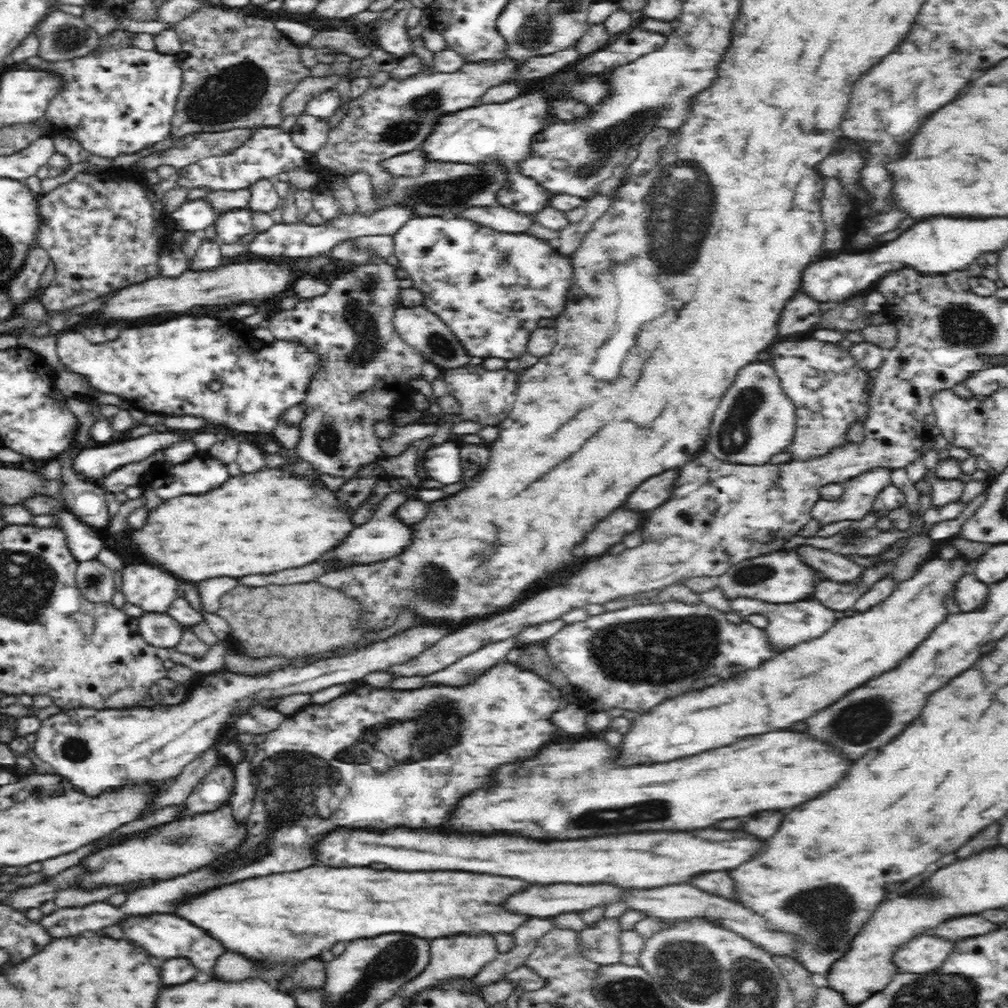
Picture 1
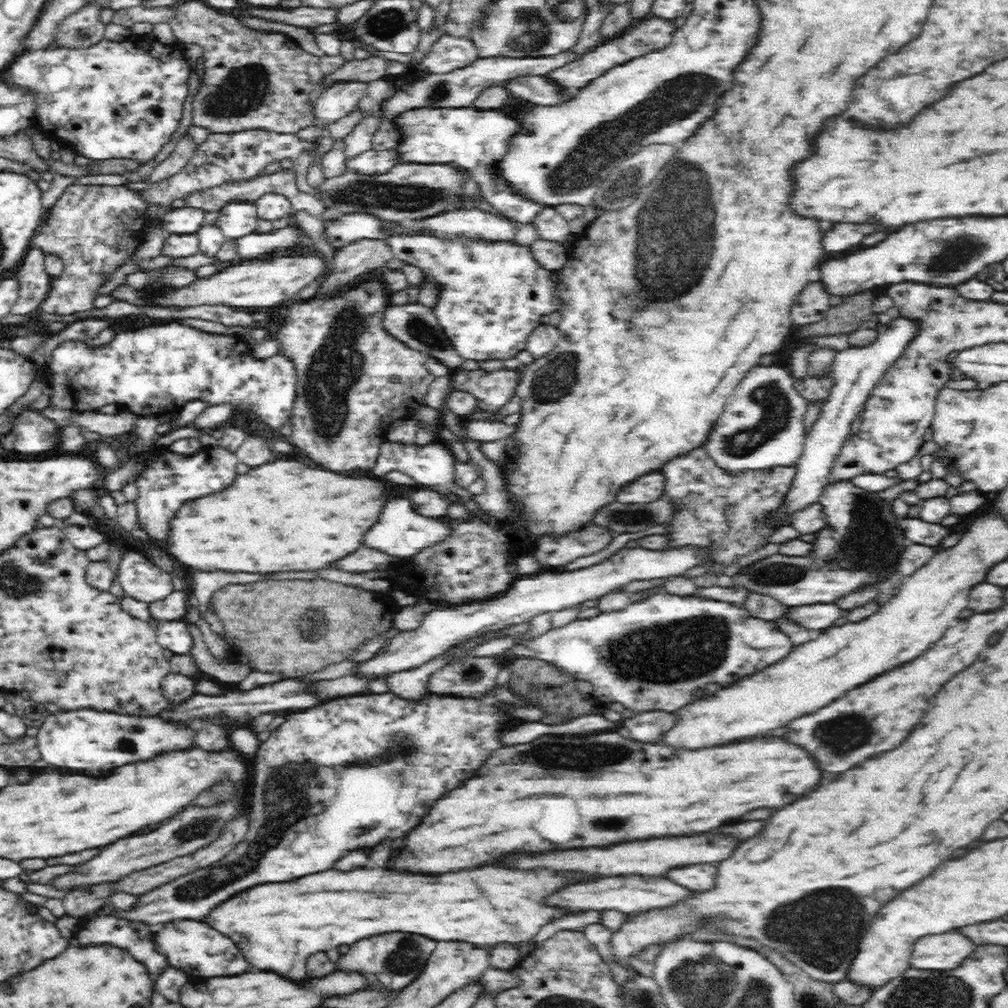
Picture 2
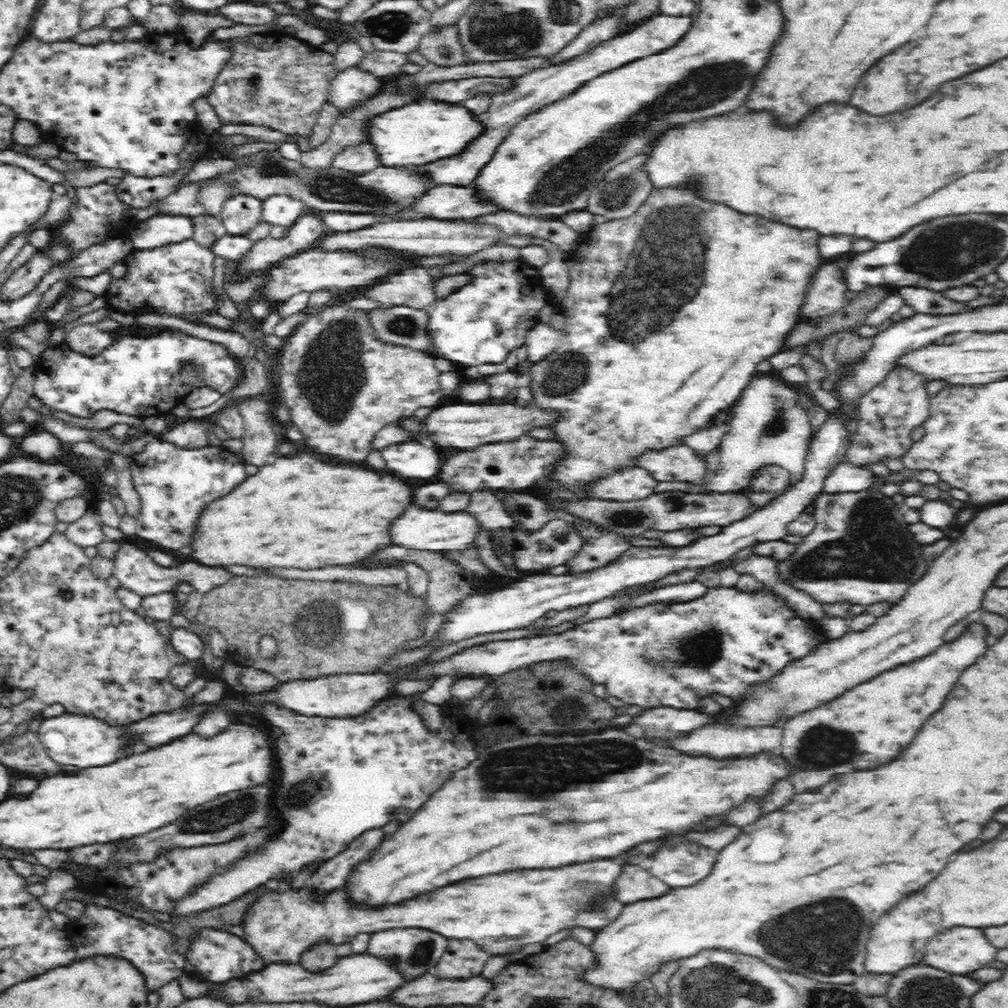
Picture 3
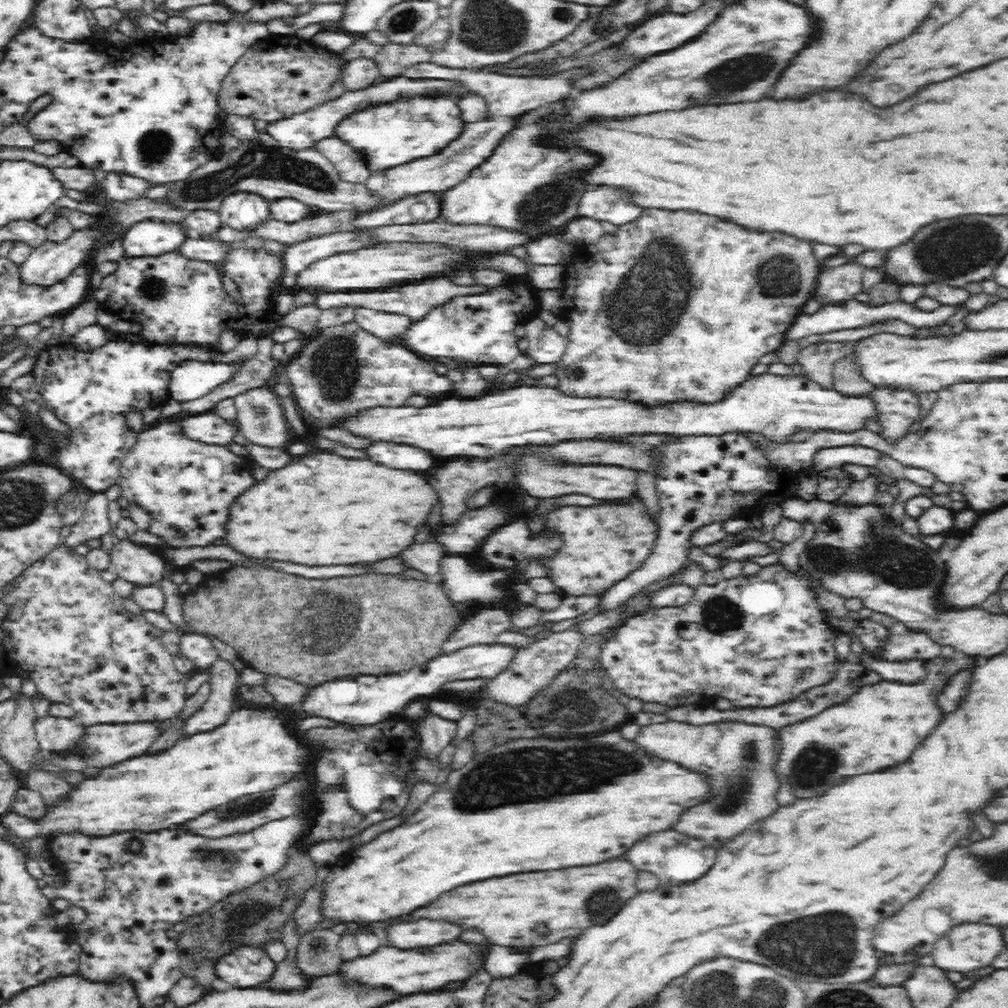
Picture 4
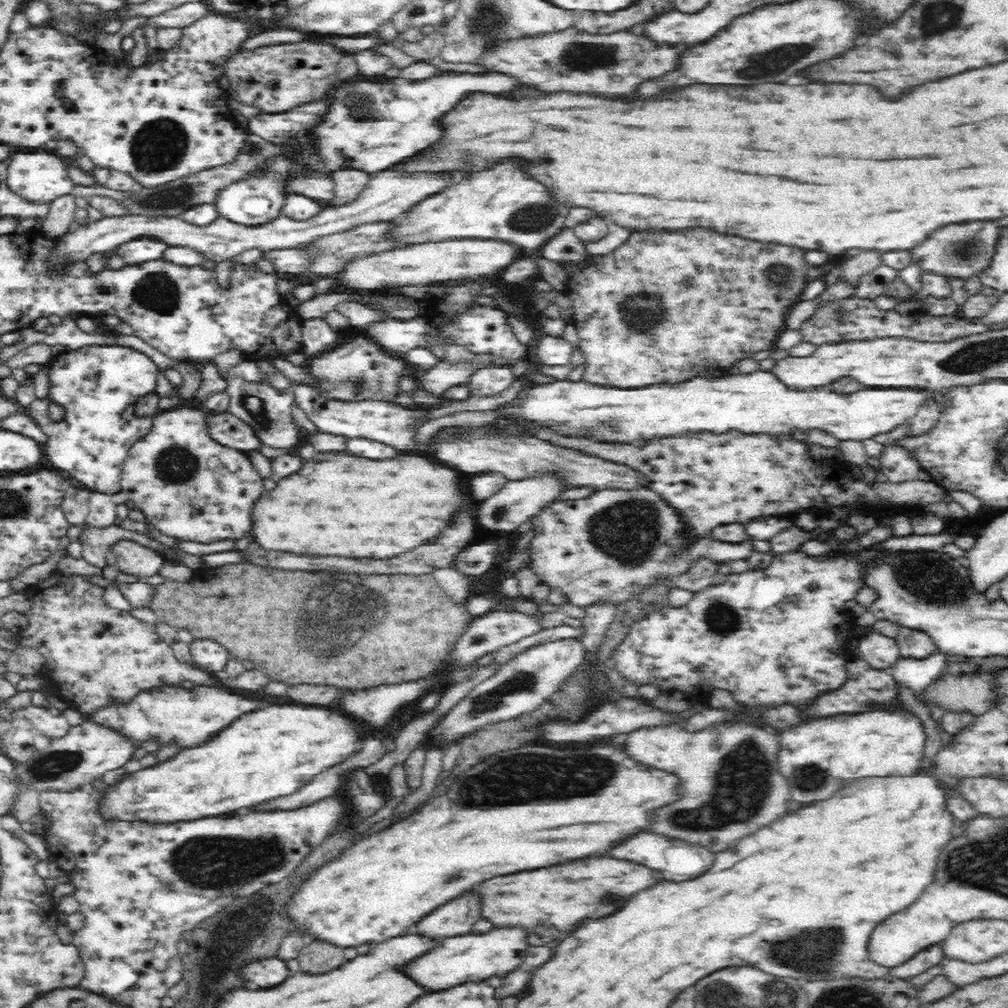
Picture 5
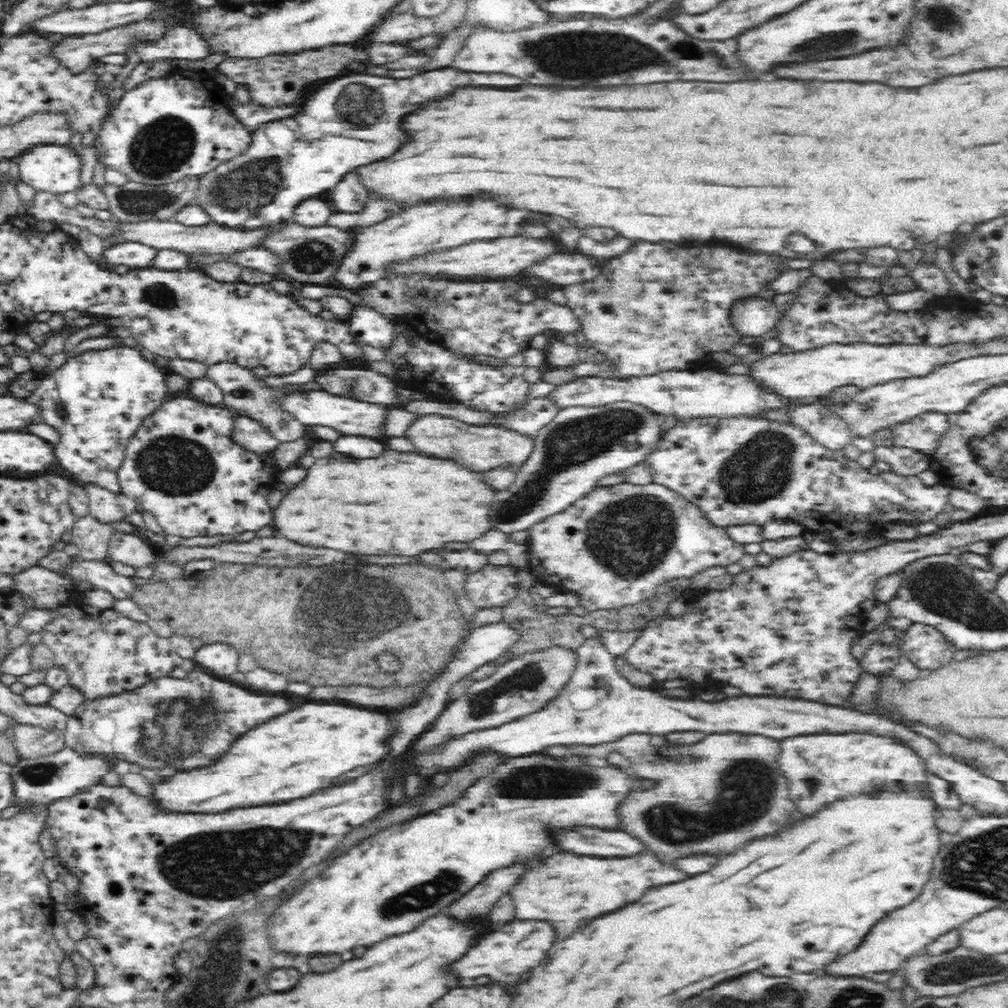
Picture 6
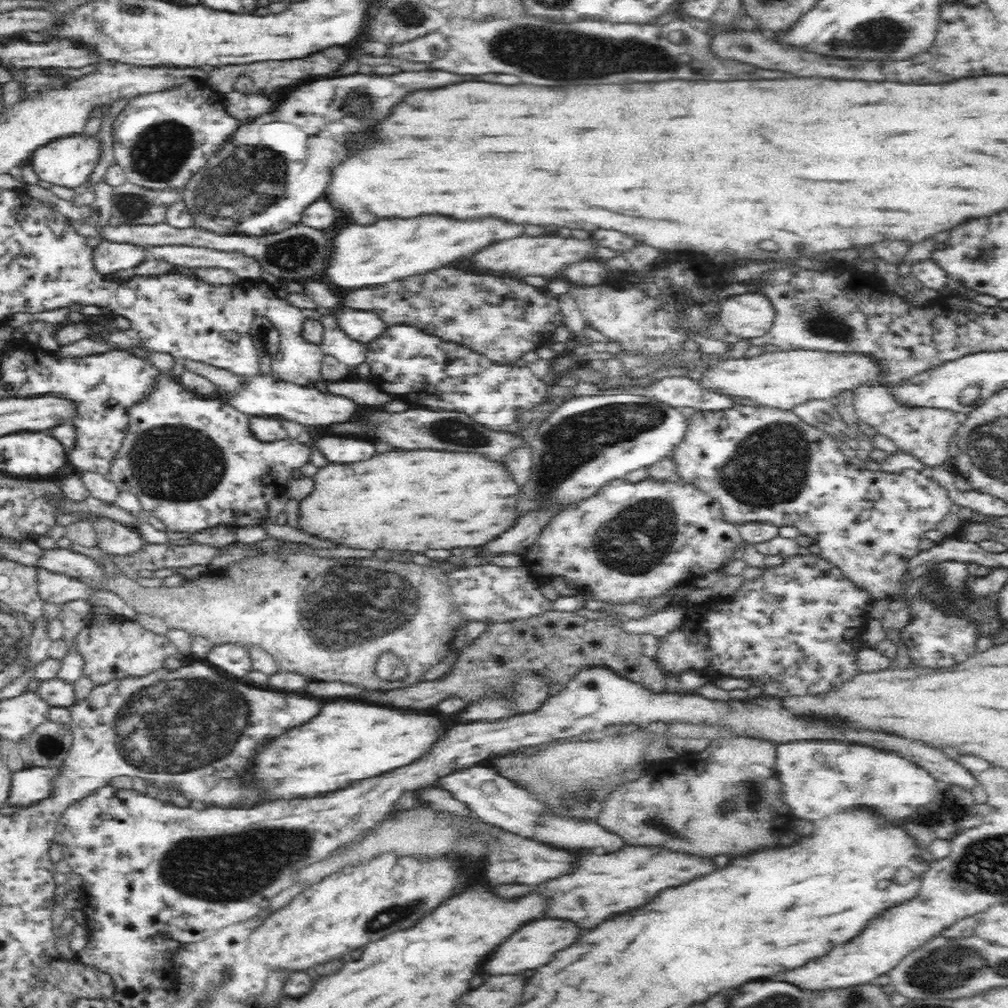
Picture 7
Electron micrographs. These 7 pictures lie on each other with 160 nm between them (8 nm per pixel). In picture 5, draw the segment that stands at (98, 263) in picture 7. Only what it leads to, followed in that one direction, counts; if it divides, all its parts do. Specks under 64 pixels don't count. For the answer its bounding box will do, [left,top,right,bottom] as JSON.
[113,239,167,265]

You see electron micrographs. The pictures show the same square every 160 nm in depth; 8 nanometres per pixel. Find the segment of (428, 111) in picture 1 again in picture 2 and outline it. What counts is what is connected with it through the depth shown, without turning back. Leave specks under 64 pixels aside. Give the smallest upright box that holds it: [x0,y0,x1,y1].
[372,50,582,150]

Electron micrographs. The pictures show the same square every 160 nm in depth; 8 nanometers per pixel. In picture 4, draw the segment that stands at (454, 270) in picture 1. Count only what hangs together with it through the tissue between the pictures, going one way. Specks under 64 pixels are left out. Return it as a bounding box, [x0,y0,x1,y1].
[400,277,543,366]

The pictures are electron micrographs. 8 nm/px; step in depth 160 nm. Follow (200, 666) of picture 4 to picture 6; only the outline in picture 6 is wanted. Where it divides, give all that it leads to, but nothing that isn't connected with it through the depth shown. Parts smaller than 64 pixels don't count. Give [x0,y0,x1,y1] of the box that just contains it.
[192,643,241,676]

